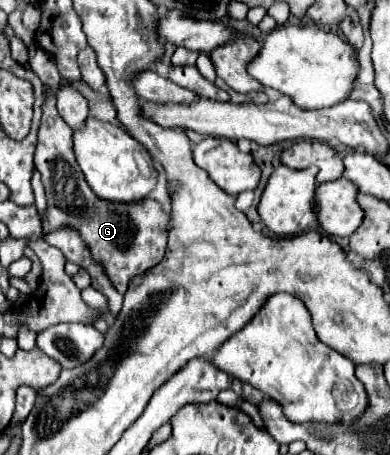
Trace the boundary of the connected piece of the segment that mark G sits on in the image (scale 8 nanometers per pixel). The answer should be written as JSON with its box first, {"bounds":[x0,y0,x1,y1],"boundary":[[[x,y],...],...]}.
{"bounds":[35,88,169,294],"boundary":[[[47,88],[43,102],[43,116],[39,126],[39,142],[35,152],[35,168],[41,172],[41,182],[47,192],[47,212],[41,216],[43,232],[53,232],[65,224],[77,228],[81,238],[91,248],[95,260],[101,260],[113,286],[125,294],[133,276],[159,264],[167,248],[169,216],[157,200],[143,200],[135,204],[111,204],[93,194],[87,186],[83,172],[73,156],[73,130],[57,114],[55,94]]]}

